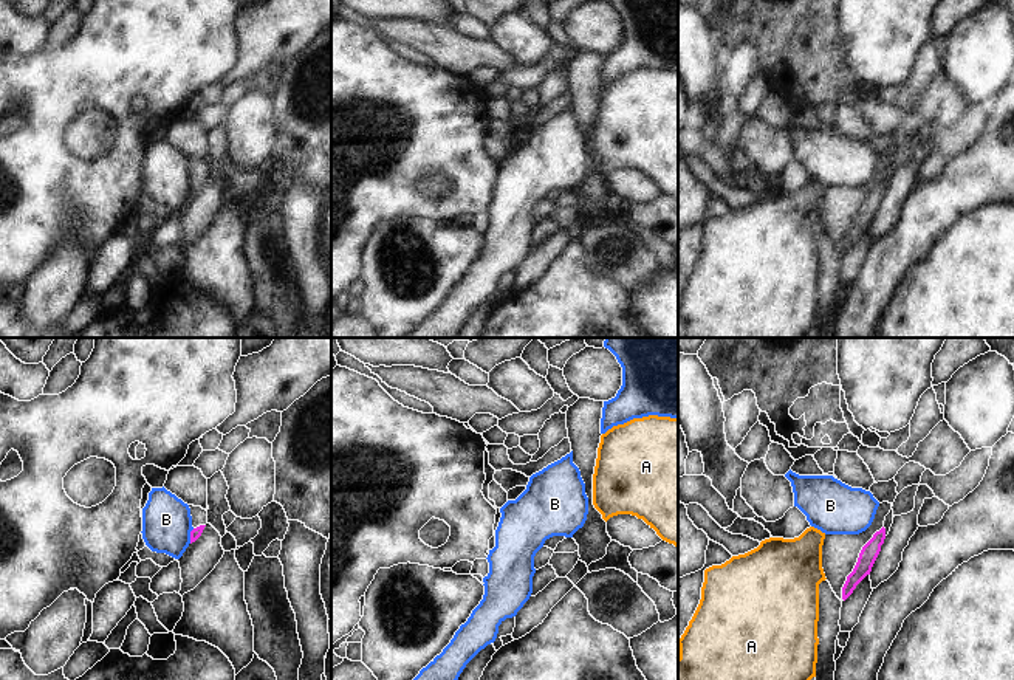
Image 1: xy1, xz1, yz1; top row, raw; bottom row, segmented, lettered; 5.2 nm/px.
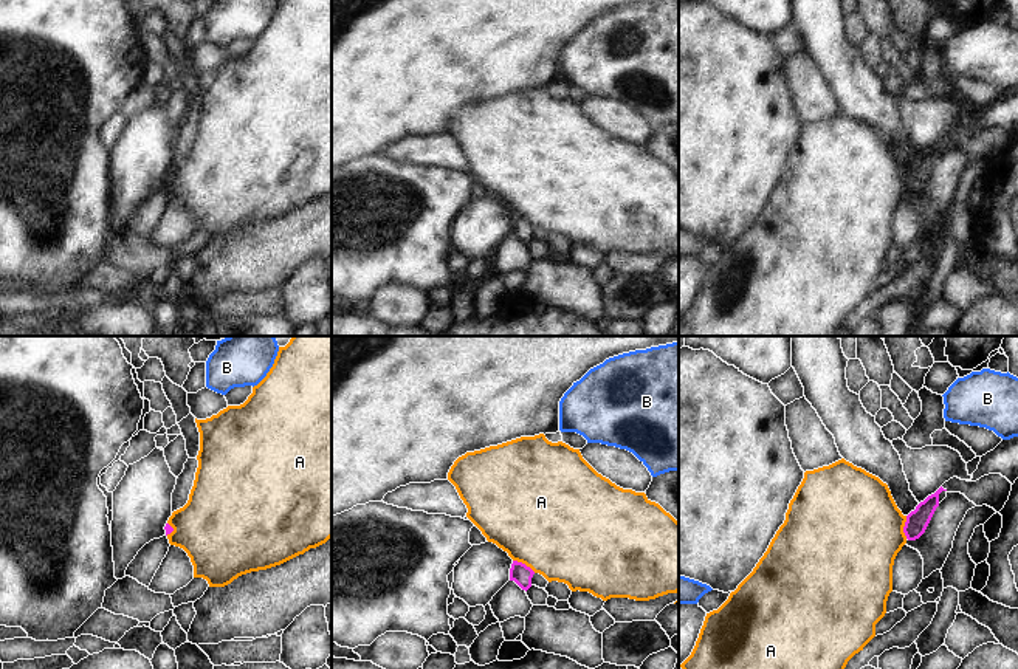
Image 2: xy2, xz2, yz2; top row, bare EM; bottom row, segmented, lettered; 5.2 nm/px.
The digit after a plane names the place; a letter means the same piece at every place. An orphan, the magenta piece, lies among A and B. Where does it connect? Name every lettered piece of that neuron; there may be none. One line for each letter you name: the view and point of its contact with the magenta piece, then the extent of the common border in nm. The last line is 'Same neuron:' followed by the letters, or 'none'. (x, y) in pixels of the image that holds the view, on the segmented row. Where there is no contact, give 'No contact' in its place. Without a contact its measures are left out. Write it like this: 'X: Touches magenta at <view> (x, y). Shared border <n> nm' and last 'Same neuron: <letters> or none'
Same neuron: none

